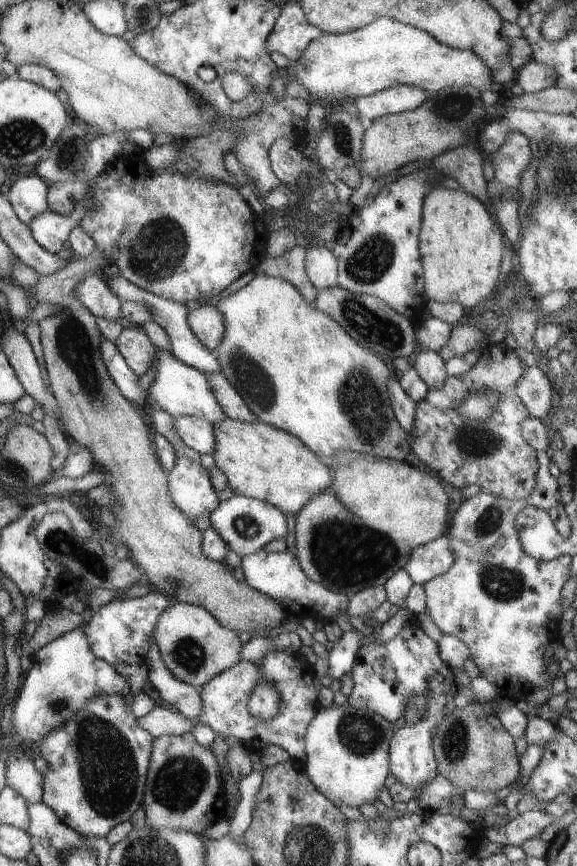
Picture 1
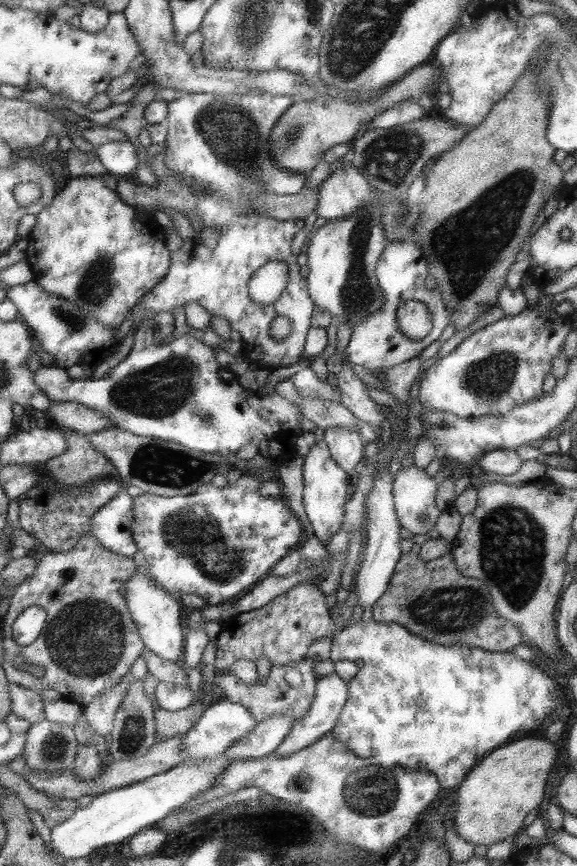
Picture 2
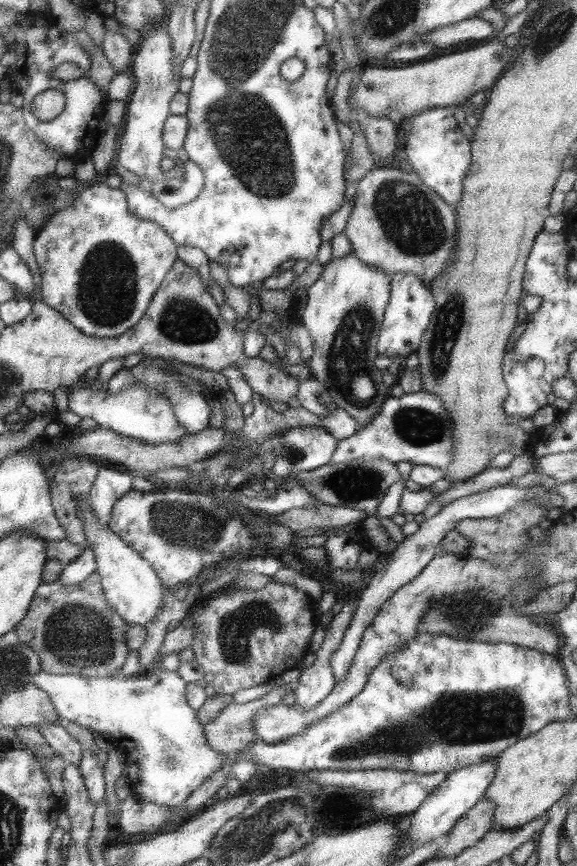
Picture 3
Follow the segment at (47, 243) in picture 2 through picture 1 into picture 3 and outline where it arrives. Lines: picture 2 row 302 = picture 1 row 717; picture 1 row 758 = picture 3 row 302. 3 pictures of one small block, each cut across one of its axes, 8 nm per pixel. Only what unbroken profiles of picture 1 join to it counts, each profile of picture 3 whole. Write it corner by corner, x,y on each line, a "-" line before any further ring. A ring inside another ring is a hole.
93,180
93,186
81,190
71,206
55,212
37,230
33,254
41,270
41,300
85,336
101,340
123,336
123,332
129,332
143,318
151,296
177,260
177,246
163,228
131,216
123,190
113,190
105,182

